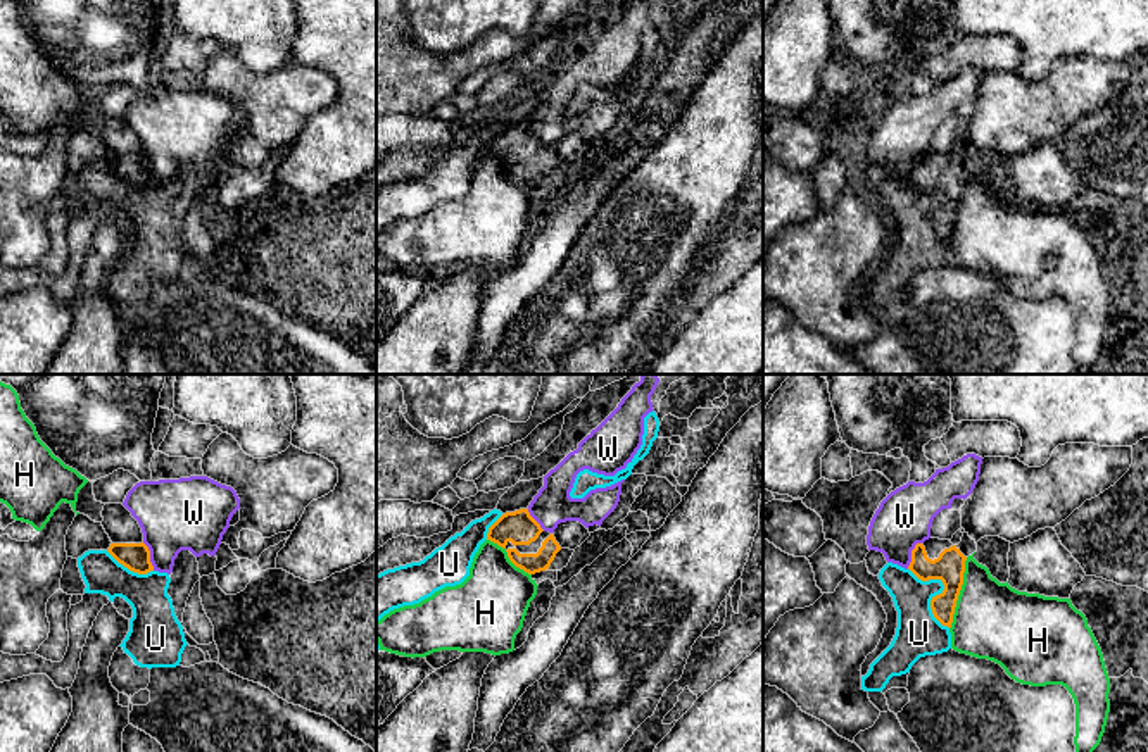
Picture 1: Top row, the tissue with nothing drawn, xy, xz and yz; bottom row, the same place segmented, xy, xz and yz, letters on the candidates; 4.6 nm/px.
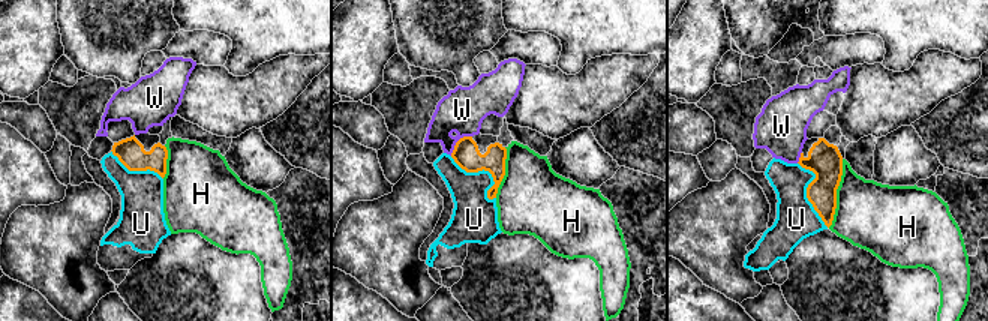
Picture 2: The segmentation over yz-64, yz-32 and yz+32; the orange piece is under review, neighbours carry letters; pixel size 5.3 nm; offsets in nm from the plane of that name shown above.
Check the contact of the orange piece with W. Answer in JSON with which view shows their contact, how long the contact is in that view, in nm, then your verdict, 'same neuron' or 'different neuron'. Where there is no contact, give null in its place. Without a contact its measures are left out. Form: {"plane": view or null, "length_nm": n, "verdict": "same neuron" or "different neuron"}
{"plane": "yz", "length_nm": 150, "verdict": "different neuron"}

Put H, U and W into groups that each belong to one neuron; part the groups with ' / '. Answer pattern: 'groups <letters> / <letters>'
groups H / U / W

